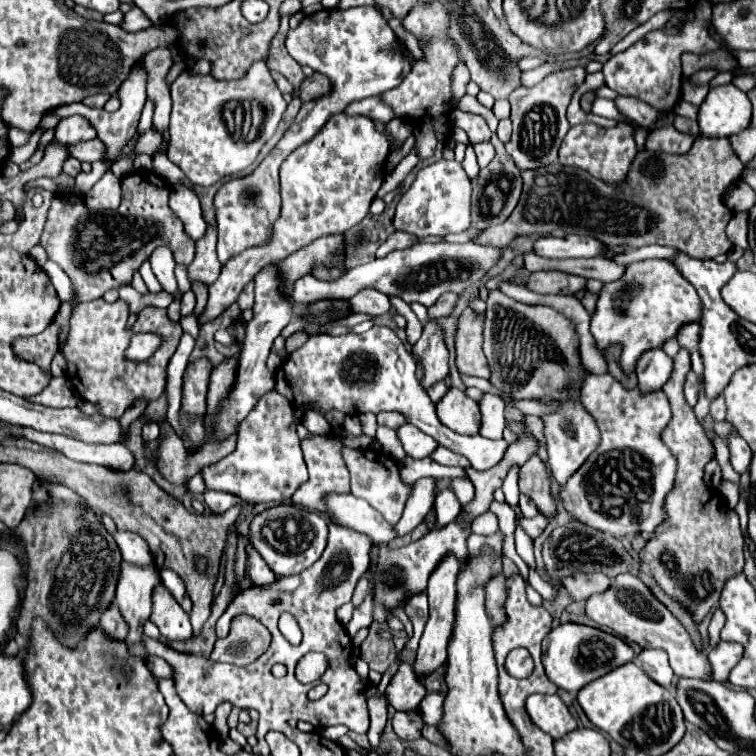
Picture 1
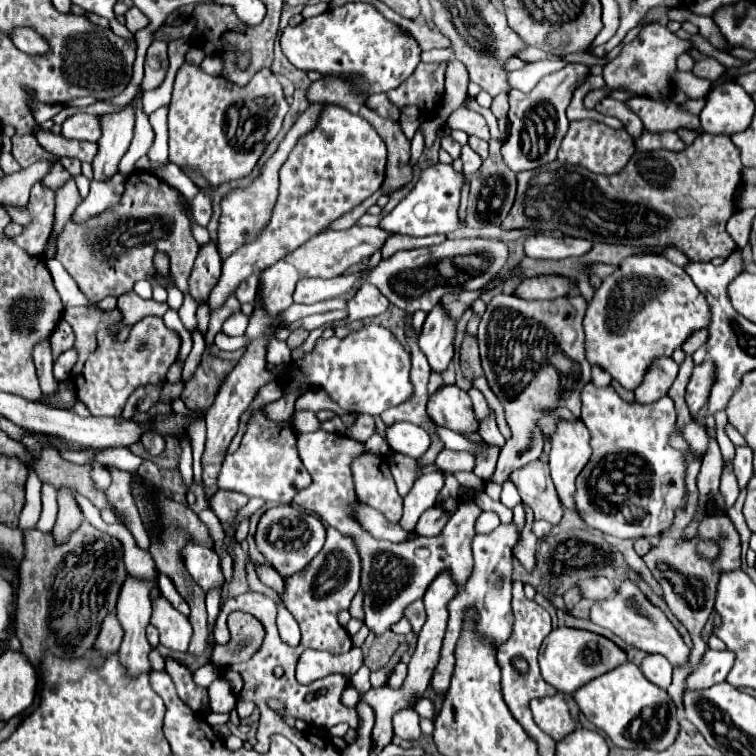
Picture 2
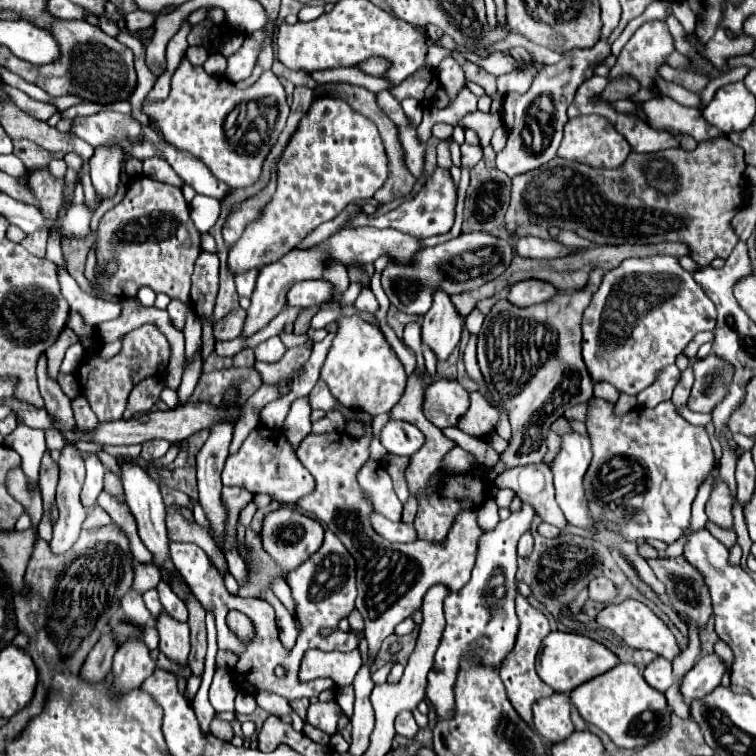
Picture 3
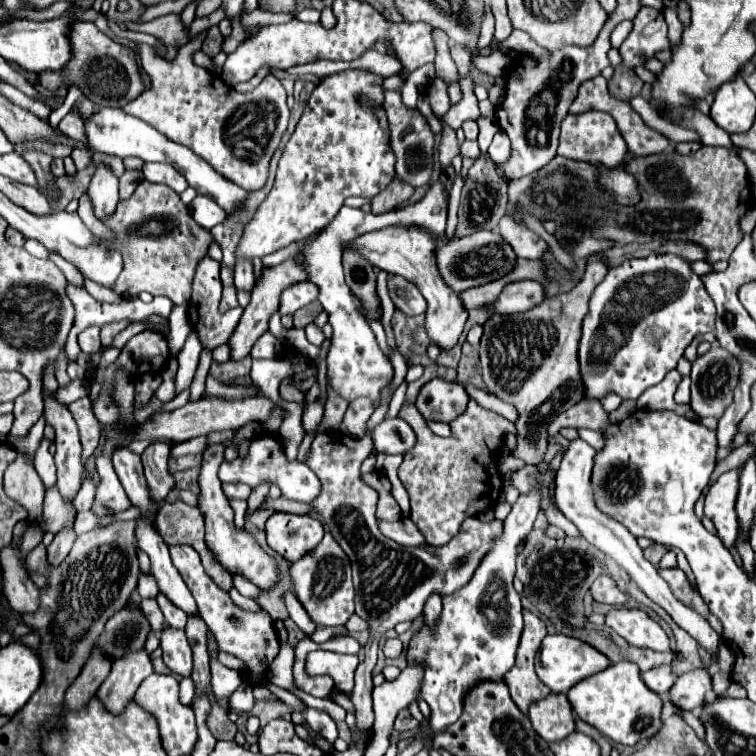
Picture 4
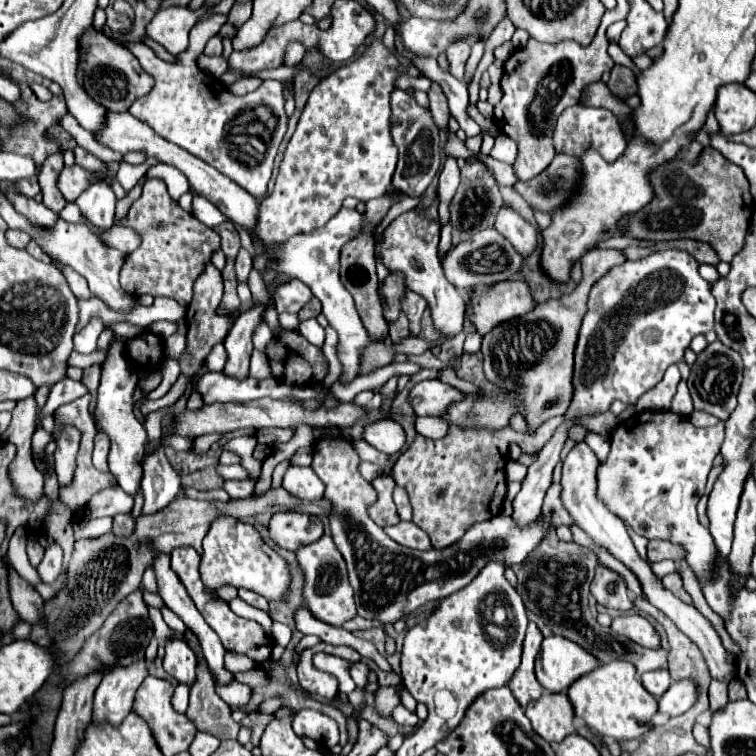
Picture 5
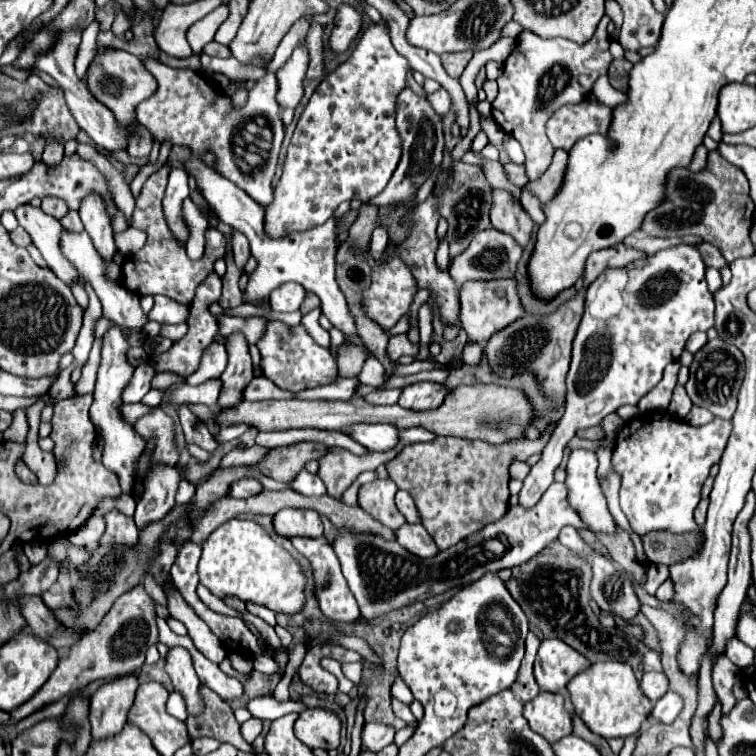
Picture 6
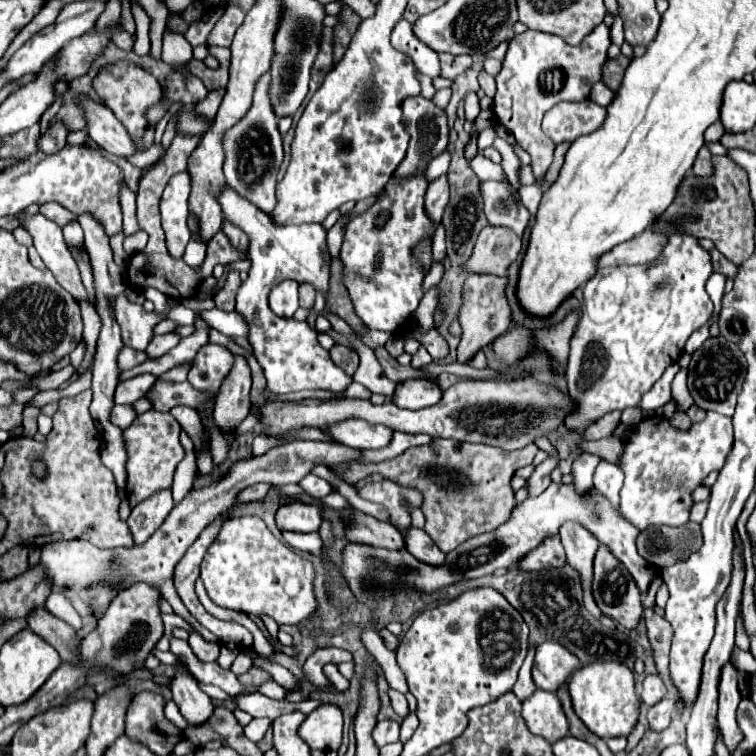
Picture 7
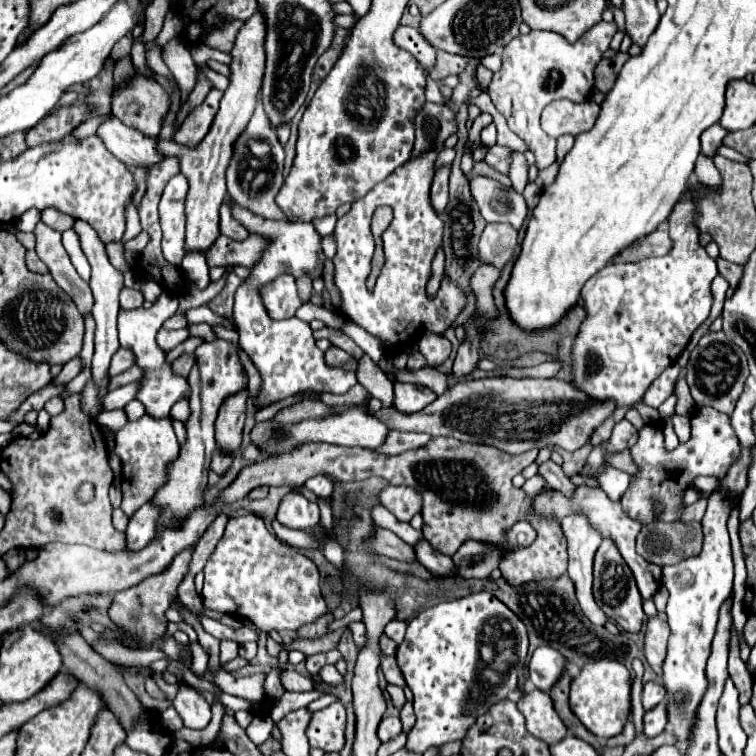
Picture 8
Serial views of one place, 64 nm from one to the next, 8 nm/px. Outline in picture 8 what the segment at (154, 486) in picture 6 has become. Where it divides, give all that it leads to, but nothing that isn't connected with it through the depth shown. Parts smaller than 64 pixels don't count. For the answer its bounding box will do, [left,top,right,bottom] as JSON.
[126,504,156,552]

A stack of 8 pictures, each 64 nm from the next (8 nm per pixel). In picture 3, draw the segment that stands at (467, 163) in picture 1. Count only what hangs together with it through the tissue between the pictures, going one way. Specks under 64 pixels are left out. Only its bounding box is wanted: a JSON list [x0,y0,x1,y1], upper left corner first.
[460,142,482,168]

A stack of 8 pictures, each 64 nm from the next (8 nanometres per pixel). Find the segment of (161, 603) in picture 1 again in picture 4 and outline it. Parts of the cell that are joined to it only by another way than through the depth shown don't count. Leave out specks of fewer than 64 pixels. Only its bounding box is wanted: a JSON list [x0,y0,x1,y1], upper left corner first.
[160,628,192,678]

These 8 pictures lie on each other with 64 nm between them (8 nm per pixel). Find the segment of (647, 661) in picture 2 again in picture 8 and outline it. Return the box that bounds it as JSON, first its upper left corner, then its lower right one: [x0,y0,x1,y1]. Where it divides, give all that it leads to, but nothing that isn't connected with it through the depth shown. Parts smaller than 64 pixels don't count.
[642,682,666,710]

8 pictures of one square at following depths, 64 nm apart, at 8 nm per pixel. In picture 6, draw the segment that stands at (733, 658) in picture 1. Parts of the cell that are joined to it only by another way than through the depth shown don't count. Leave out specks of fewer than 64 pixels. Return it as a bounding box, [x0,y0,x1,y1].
[650,692,682,724]

